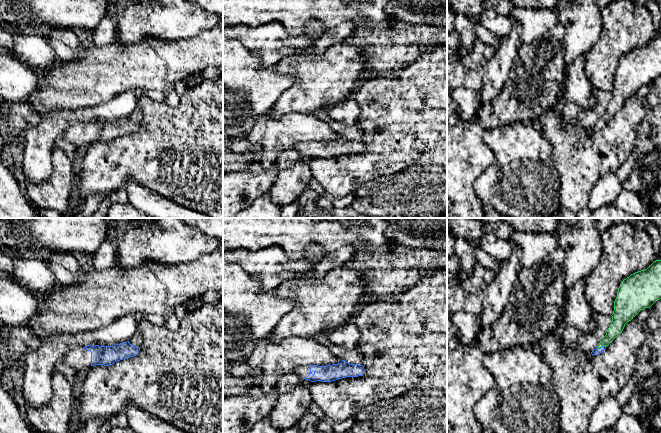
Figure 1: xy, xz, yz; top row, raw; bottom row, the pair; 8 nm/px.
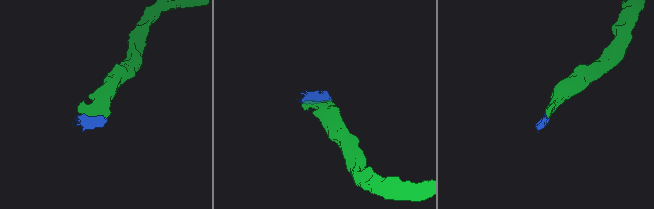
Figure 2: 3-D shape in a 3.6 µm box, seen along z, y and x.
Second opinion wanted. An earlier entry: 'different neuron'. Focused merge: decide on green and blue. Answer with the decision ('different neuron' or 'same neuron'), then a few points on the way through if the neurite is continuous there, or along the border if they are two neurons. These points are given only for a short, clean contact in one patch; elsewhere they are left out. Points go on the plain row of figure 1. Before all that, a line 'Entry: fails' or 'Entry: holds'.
Entry: fails
same neuron | across yz (617, 101), (601, 122), (596, 127)

